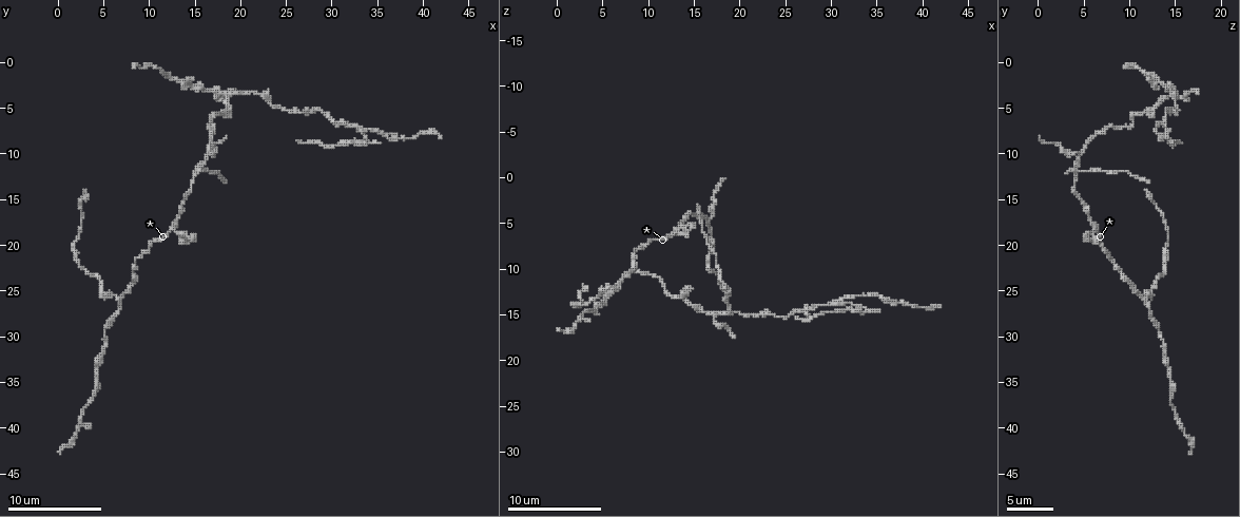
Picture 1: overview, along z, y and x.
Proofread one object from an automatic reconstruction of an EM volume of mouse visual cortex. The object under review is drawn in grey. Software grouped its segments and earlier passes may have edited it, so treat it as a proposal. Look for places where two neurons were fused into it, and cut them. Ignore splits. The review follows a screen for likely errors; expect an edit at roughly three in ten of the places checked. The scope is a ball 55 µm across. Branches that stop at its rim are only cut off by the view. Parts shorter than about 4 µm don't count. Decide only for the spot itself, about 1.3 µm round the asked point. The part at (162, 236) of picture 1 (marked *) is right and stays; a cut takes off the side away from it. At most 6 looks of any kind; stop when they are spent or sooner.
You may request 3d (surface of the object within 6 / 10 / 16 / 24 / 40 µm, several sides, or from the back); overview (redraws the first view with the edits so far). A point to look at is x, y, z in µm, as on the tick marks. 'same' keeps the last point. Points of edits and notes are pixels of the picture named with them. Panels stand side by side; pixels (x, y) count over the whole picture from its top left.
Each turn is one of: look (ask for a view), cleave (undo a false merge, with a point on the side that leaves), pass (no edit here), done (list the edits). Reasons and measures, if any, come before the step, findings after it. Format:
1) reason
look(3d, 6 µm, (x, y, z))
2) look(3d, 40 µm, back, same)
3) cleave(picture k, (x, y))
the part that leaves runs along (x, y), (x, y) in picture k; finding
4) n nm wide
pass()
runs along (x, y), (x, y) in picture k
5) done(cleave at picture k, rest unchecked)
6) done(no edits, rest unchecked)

calibre changes
look(3d, 10 µm, (5.0, 31.0, 13.6))

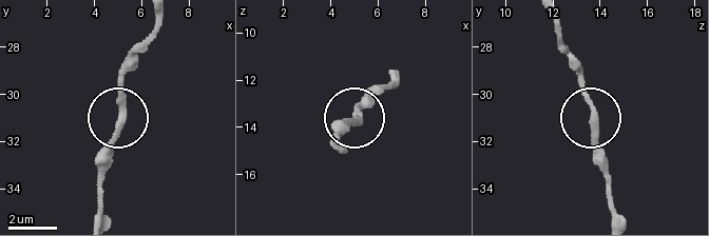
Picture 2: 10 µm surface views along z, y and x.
pass()
runs along (552, 17), (593, 114), (602, 173) in picture 2; continuous, no second neuron

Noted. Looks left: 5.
three-way junction
look(3d, 10 µm, (6.8, 26.2, 12.0))

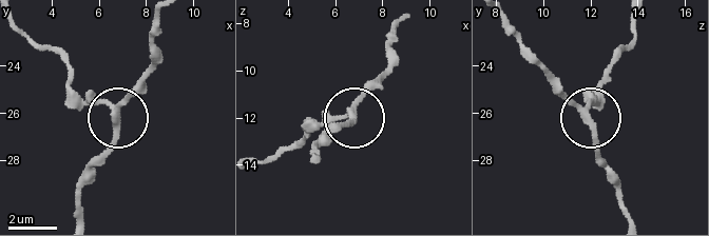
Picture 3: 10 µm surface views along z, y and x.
side arm 17 µm; 3 arms
pass()
continuous, no second neuron

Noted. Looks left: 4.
narrows sharply
look(3d, 10 µm, (17.6, 5.4, 11.0))

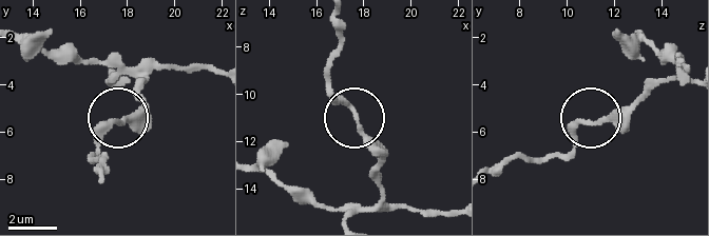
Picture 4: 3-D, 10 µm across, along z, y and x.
look(3d, 10 µm, back, (17.6, 5.6, 10.9))

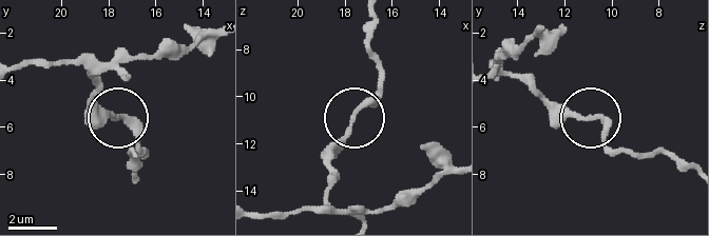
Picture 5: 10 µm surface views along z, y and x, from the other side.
pass()
one neuron here

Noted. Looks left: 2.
done(no edits, rest unchecked)

